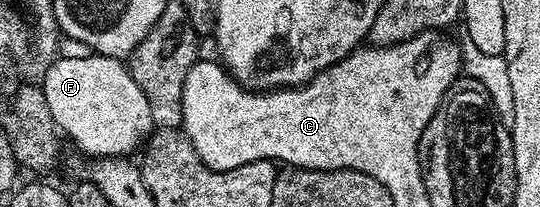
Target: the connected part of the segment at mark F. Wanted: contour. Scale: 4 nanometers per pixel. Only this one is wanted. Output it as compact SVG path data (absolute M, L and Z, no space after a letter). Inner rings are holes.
M91 53L90 55L83 57L82 59L66 59L64 57L55 58L56 61L52 62L44 73L43 81L40 81L40 88L44 92L46 97L46 103L50 108L51 116L54 117L54 121L57 128L68 138L68 136L74 141L75 145L84 153L88 154L91 158L121 158L133 154L132 151L137 149L151 136L155 130L155 123L153 121L152 114L150 113L149 101L146 100L146 95L142 92L140 86L134 81L131 70L127 67L127 64L123 60L116 58L110 58L108 55L97 55Z

